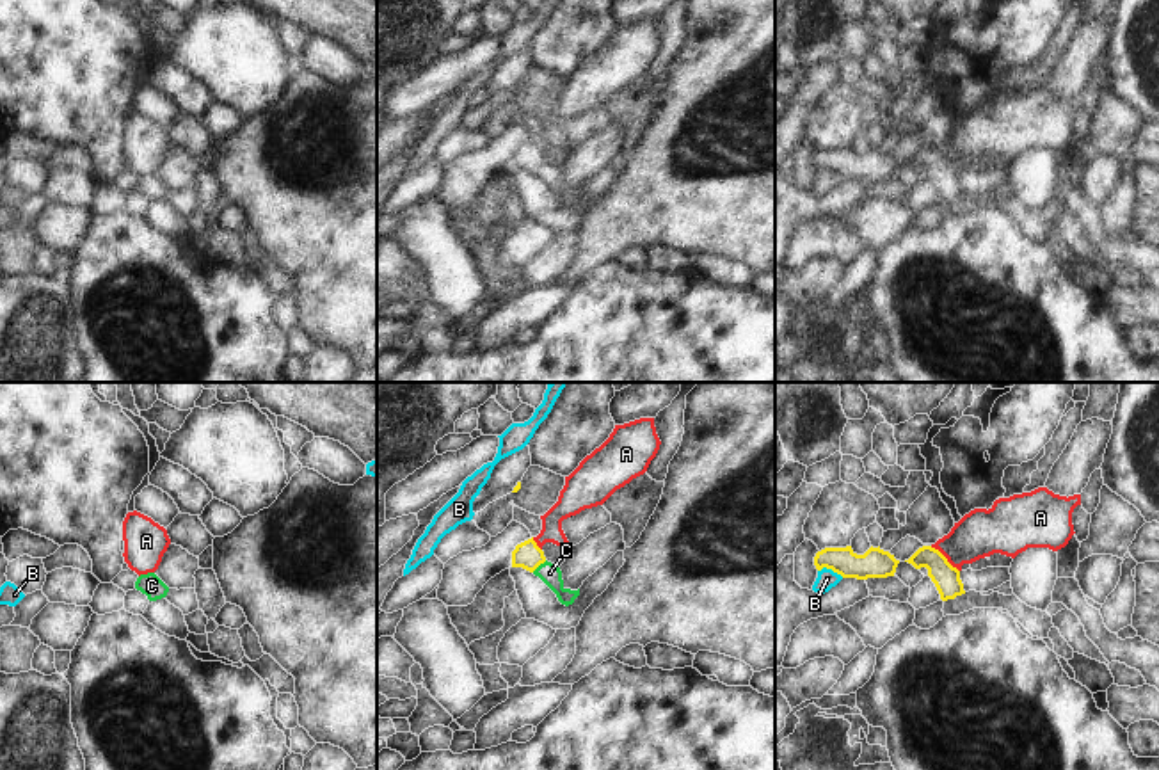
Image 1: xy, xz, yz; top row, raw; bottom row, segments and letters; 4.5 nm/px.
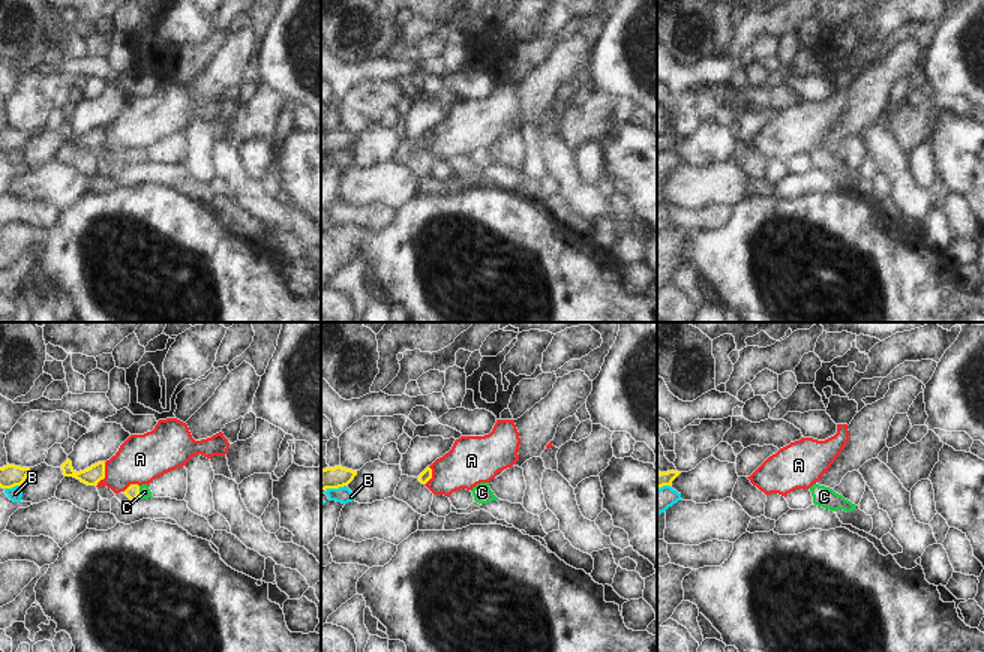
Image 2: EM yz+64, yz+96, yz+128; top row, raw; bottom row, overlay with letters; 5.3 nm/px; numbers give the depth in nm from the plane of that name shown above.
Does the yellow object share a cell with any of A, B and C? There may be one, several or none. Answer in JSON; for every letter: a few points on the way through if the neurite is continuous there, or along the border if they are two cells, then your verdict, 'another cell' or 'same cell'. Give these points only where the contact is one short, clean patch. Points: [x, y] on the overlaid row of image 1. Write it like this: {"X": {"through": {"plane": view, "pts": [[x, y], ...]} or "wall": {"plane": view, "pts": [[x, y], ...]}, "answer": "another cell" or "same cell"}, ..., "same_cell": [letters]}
{"A": {"wall": {"plane": "yz", "pts": [[930, 546], [959, 571]]}, "answer": "another cell"}, "B": {"wall": {"plane": "yz", "pts": [[818, 569], [831, 568], [843, 577]]}, "answer": "another cell"}, "C": {"through": {"plane": "xz", "pts": [[528, 555], [539, 564], [550, 573]]}, "answer": "same cell"}, "same_cell": ["C"]}

